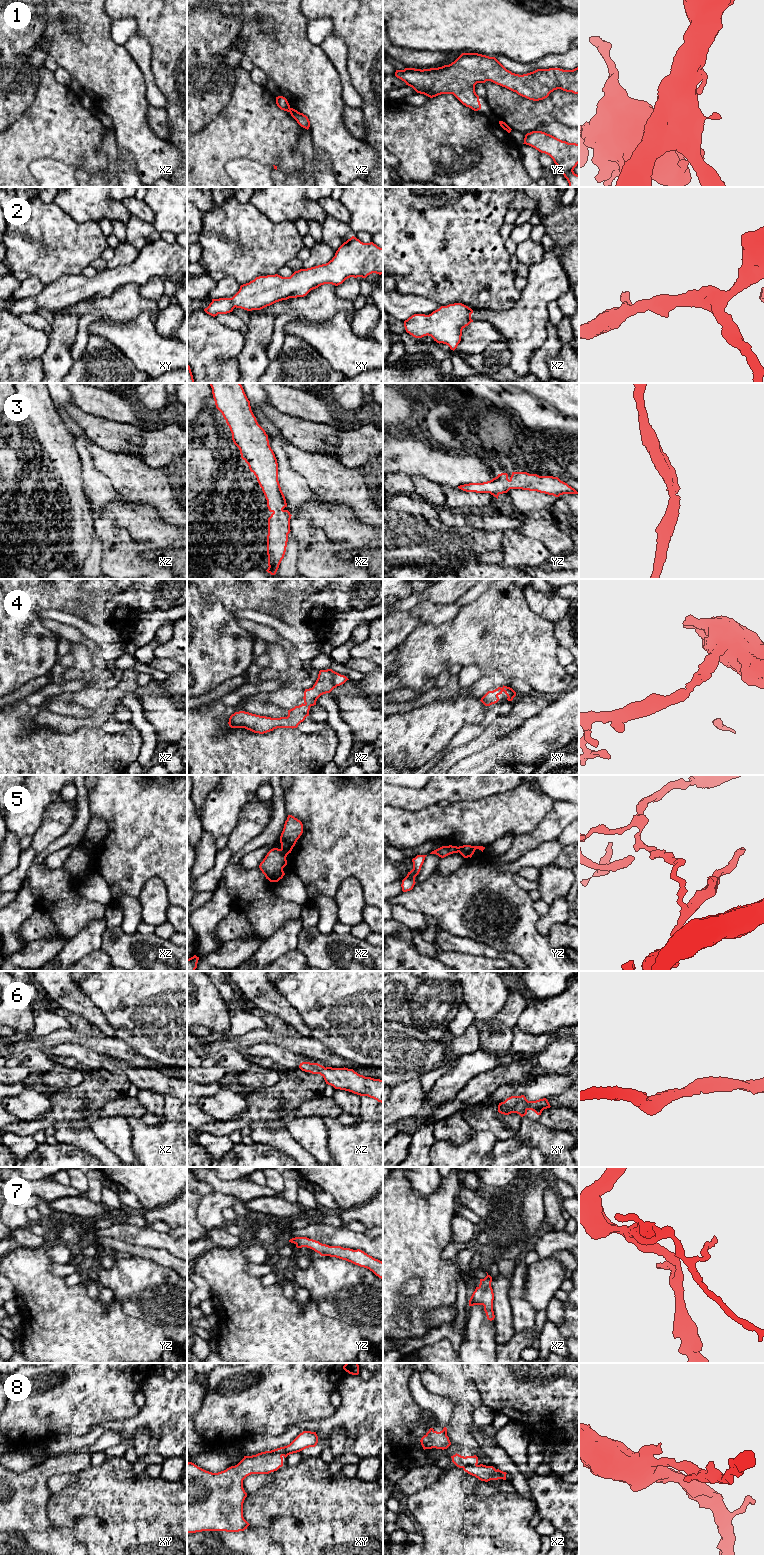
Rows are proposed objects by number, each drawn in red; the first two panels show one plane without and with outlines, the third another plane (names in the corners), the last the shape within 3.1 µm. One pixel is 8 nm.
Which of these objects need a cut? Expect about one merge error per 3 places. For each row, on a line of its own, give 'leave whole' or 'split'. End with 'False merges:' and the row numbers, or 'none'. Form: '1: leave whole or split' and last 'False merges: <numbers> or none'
1: split
2: leave whole
3: leave whole
4: leave whole
5: split
6: leave whole
7: leave whole
8: leave whole
False merges: 1, 5

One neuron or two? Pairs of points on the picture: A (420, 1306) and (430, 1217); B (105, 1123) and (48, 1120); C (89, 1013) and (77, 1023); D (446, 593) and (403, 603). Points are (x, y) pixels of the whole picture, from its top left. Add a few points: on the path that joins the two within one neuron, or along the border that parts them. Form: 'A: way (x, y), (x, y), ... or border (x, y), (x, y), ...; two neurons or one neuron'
A: way (430, 1284), (430, 1239); one neuron
B: border (95, 1113), (88, 1119); two neurons
C: border (66, 1012), (82, 1015), (97, 1029); two neurons
D: way (435, 593), (426, 594), (414, 599); one neuron

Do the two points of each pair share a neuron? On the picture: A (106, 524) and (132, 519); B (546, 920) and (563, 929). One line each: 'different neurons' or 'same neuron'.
A: different neurons
B: different neurons

